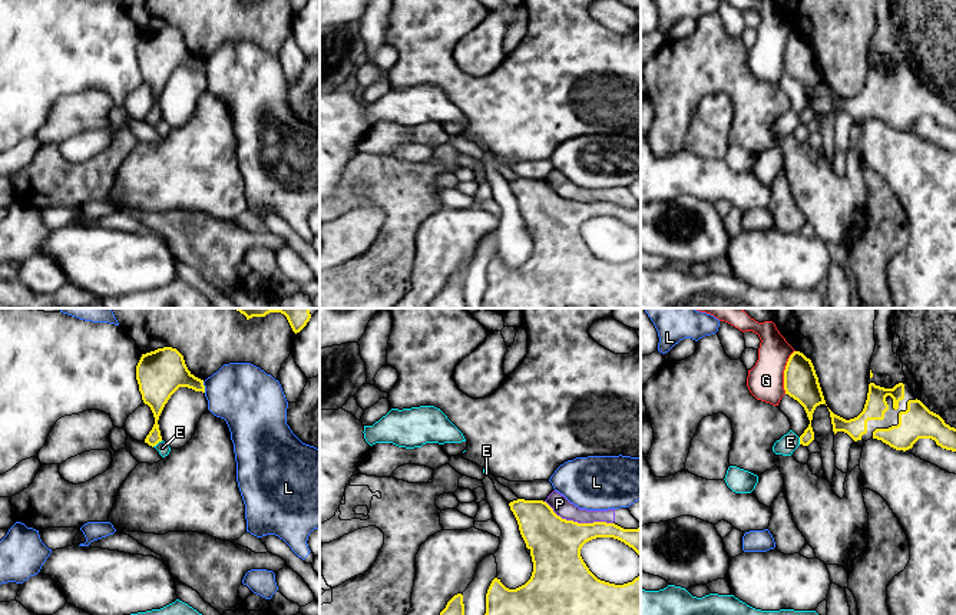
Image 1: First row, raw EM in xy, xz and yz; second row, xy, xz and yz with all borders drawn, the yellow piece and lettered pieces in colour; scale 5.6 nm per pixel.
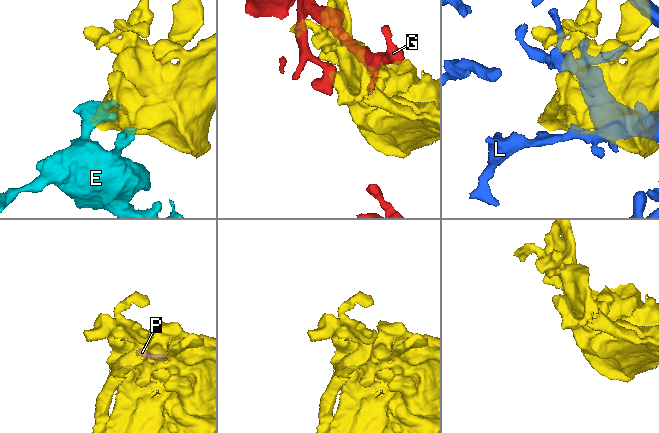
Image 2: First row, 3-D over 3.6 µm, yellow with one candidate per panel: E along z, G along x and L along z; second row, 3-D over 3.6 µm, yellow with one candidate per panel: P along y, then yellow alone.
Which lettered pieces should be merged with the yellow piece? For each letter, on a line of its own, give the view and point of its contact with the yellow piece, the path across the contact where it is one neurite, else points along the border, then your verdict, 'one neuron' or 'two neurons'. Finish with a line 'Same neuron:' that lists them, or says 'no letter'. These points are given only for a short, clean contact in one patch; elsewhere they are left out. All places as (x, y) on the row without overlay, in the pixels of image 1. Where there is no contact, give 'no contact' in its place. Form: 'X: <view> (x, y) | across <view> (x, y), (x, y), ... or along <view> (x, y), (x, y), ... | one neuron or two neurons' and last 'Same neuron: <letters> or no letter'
E: xy (156, 122) | along xy (162, 119), (152, 125) | two neurons
G: yz (784, 50) | two neurons
L: xy (204, 66) | two neurons
P: xz (576, 201) | two neurons
Same neuron: no letter

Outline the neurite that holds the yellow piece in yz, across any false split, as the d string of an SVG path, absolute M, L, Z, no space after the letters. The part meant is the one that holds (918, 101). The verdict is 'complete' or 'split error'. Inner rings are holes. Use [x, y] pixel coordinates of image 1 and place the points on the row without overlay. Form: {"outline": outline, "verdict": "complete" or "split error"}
{"outline": "M906 60L896 63L893 67L884 67L870 62L864 87L854 97L846 99L834 93L830 87L828 90L834 113L844 110L854 120L877 118L896 129L906 130L912 128L919 118L932 118L942 128L956 130L956 108L946 103L939 93L930 90L917 79Z", "verdict": "split error"}

